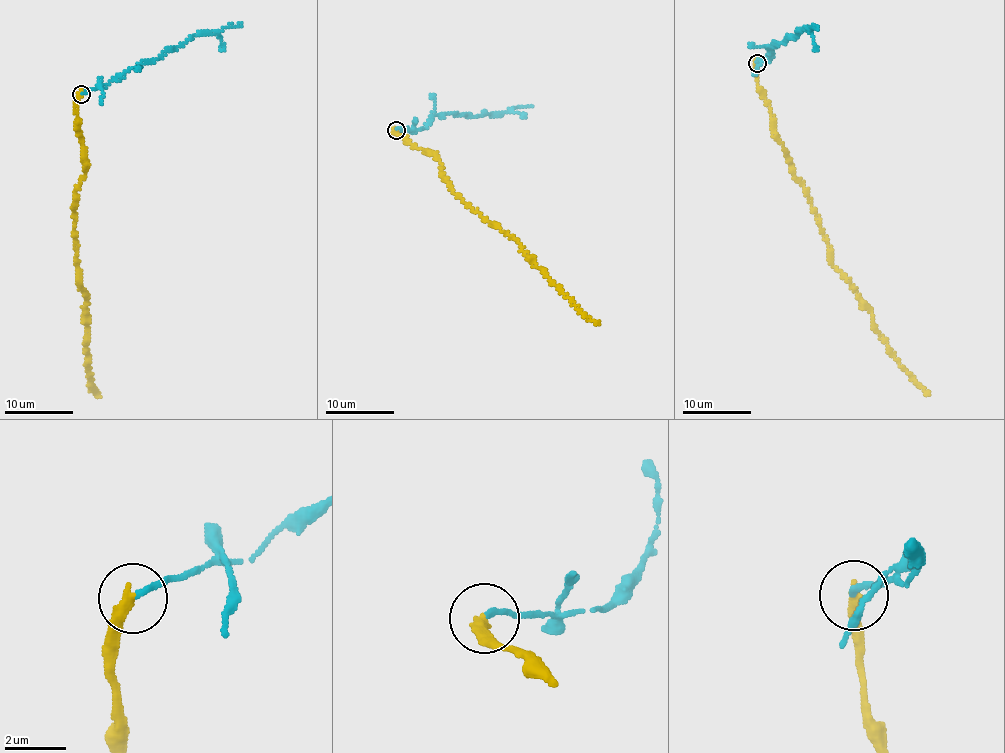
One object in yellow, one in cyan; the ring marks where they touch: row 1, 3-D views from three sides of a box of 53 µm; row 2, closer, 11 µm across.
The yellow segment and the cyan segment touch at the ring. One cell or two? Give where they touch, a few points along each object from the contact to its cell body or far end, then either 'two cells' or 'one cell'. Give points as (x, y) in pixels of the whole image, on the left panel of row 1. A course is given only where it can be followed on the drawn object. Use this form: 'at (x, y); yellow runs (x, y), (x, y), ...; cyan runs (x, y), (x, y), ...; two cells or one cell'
at (81, 94); yellow runs (81, 94), (76, 121), (85, 171), (73, 212), (78, 285), (87, 298), (88, 375), (100, 396); cyan runs (81, 94), (107, 87), (131, 68), (162, 57), (167, 50), (181, 47), (193, 36), (217, 33), (242, 23); two cells

